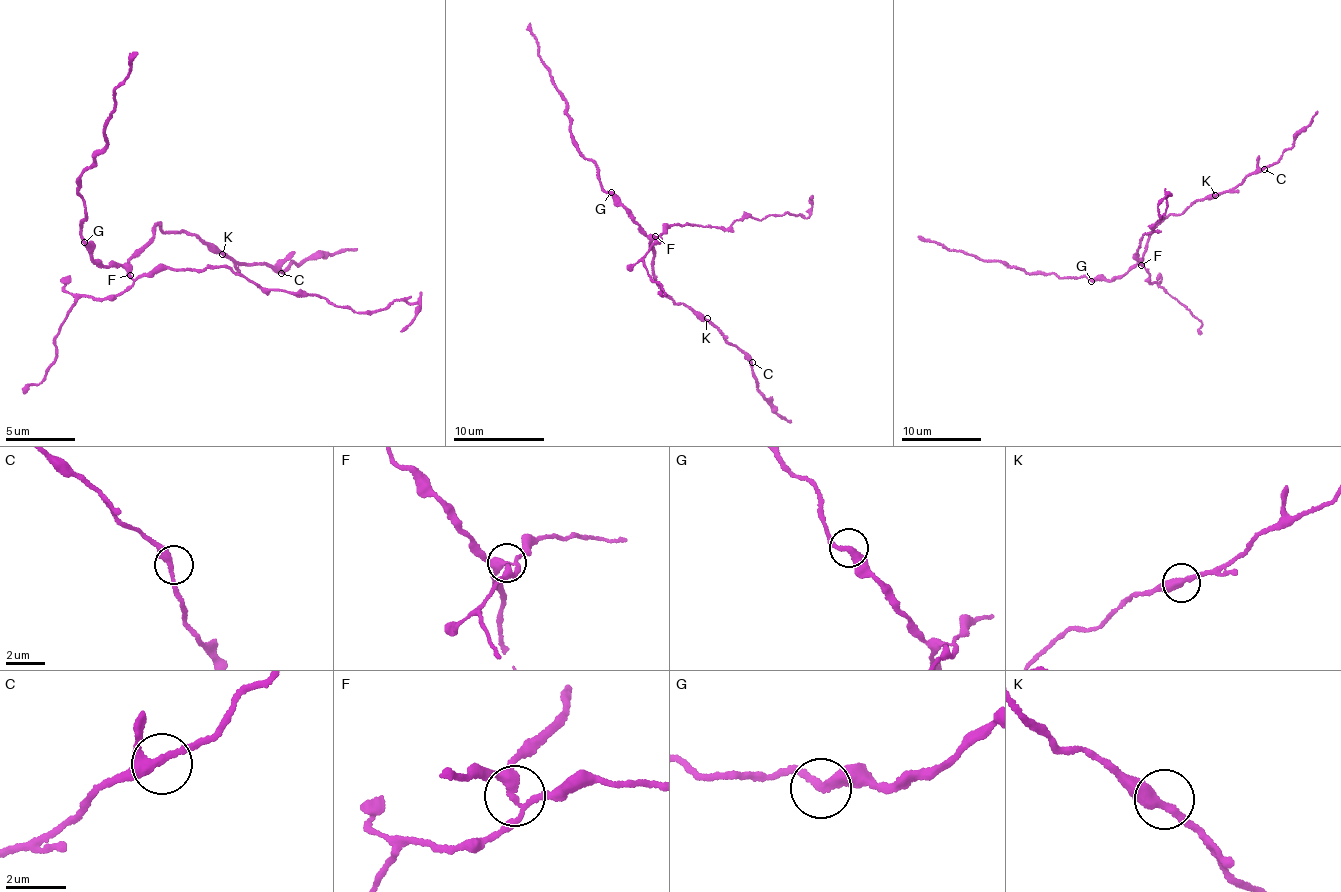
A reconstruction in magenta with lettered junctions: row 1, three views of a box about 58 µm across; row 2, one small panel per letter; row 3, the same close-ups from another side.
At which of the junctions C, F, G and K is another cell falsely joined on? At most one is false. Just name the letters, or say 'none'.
F

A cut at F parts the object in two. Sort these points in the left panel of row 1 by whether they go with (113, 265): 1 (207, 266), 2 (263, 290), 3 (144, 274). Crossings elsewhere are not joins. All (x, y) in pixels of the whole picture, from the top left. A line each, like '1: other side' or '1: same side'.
1: other side
2: other side
3: other side

